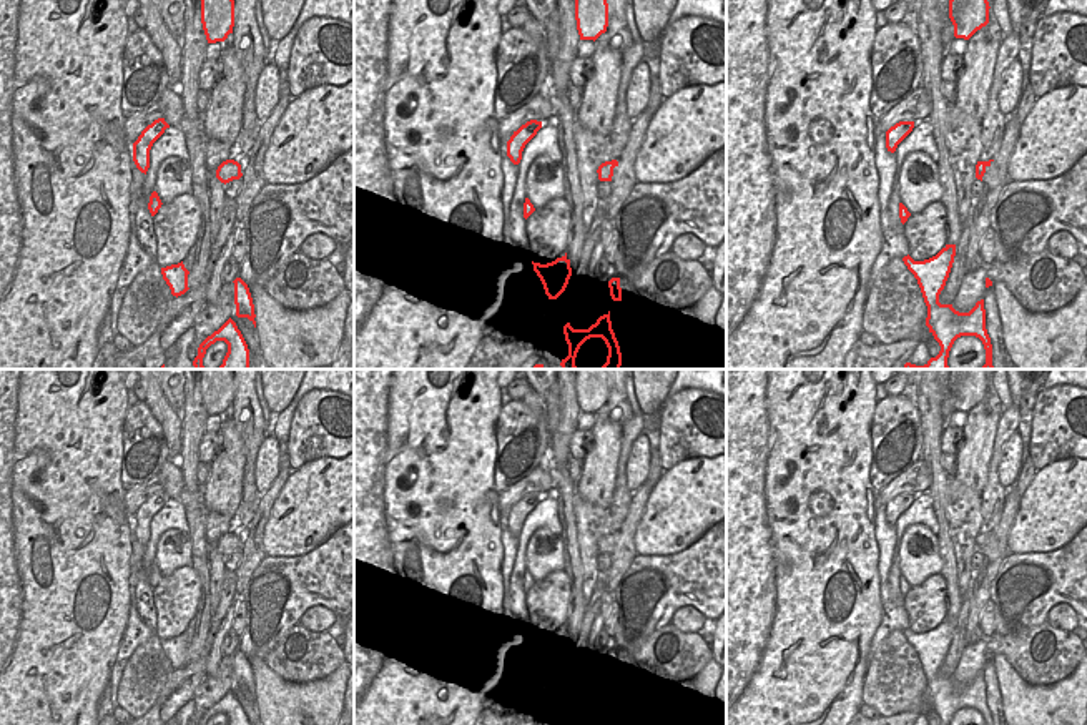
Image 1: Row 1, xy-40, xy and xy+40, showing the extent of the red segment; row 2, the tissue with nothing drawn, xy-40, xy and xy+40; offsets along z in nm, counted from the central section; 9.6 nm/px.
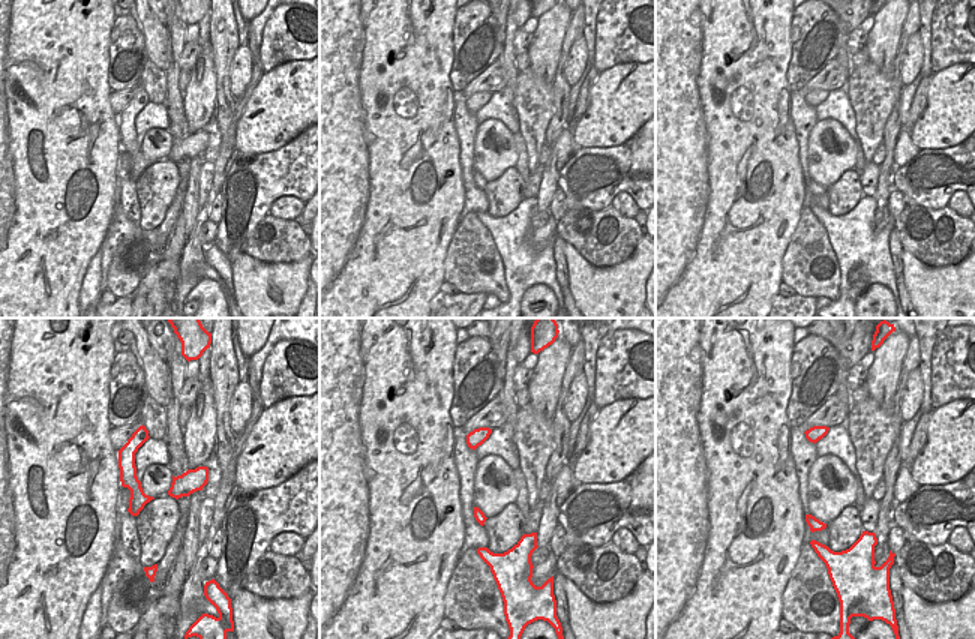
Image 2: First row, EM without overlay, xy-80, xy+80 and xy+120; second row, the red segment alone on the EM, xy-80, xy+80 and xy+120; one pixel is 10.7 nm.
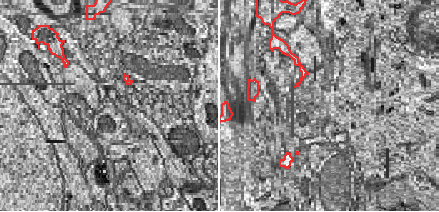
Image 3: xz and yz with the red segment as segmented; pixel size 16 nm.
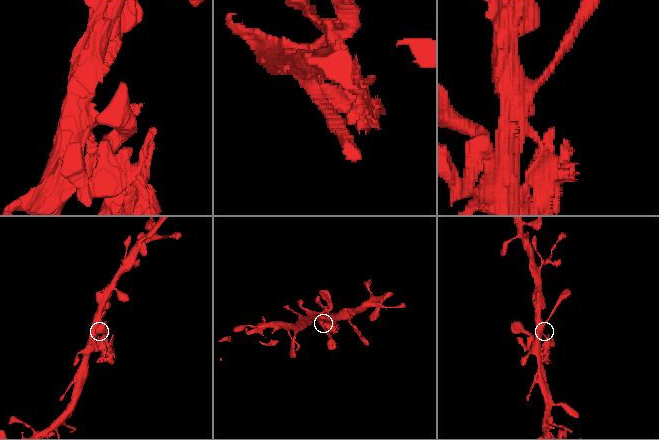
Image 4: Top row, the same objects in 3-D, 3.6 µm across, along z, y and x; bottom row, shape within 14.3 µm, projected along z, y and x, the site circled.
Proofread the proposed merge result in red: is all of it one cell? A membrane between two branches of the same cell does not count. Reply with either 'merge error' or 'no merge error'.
merge error

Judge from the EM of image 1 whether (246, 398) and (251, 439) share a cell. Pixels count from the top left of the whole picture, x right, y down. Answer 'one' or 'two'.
one

